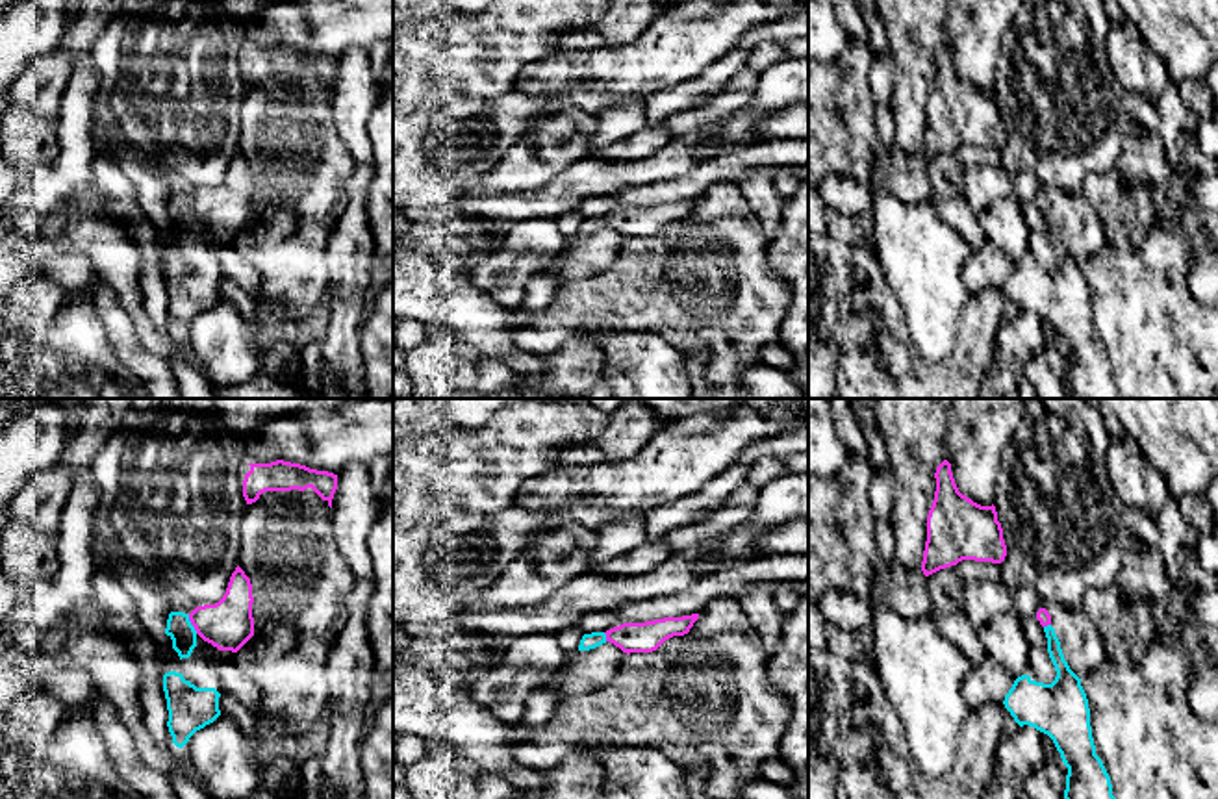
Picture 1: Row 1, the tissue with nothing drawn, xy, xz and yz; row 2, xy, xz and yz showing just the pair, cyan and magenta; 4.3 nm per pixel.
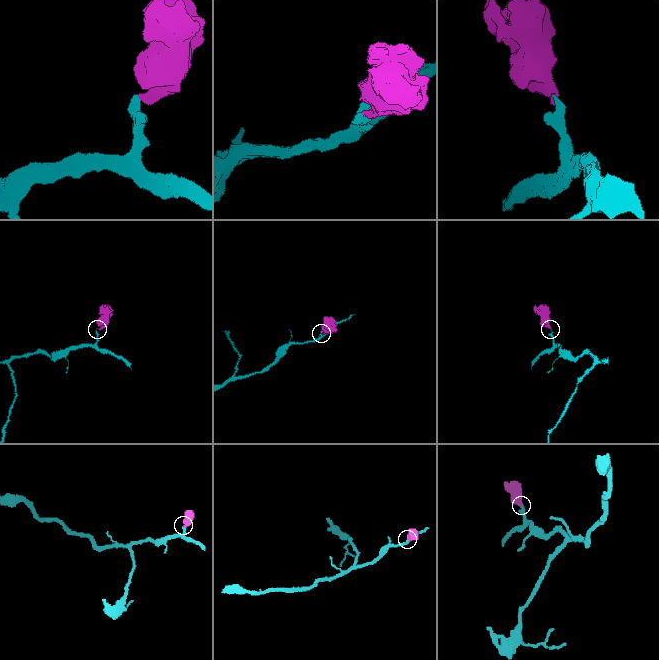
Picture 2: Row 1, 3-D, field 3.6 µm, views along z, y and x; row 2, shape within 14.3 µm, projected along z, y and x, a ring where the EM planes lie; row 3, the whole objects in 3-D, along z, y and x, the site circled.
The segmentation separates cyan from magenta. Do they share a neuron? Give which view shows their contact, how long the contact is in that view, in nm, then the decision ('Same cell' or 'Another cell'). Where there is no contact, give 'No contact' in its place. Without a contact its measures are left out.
Touches cyan in xy. Shared border 90 nm. Same cell

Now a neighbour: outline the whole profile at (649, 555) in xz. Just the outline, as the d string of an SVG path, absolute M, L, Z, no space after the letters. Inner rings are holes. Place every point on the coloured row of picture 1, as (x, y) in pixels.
M662 539L643 541L630 552L597 565L593 571L606 577L634 577L647 573L673 556L673 547Z

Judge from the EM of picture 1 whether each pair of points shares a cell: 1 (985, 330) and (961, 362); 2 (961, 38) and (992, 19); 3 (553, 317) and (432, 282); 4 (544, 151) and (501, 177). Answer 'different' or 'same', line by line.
1: same
2: same
3: different
4: same

